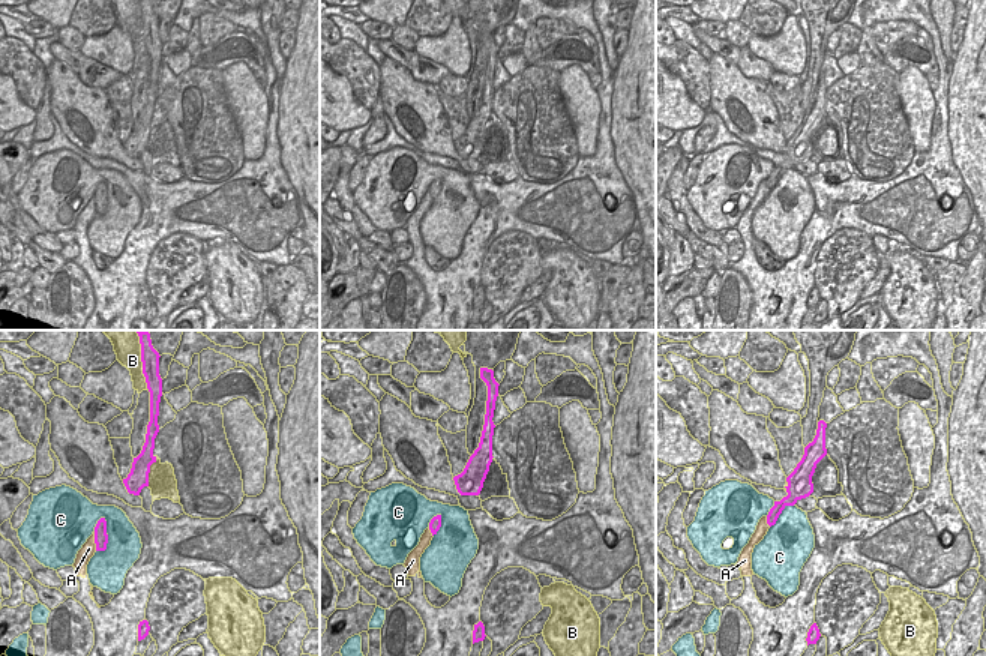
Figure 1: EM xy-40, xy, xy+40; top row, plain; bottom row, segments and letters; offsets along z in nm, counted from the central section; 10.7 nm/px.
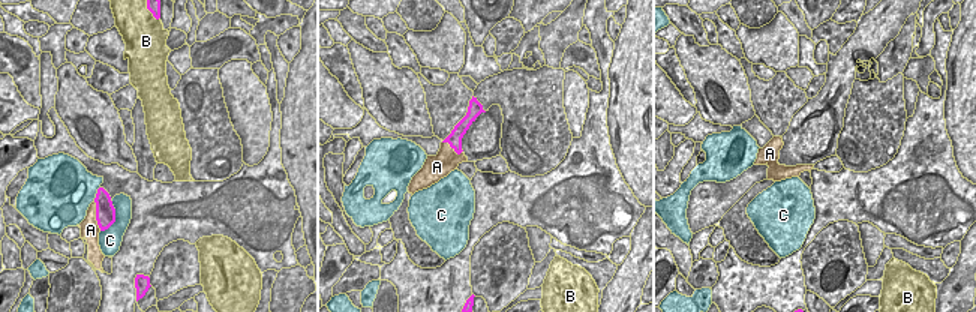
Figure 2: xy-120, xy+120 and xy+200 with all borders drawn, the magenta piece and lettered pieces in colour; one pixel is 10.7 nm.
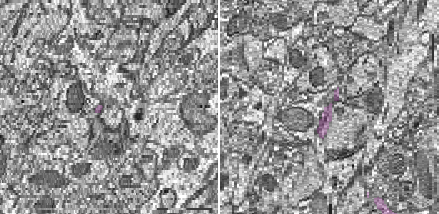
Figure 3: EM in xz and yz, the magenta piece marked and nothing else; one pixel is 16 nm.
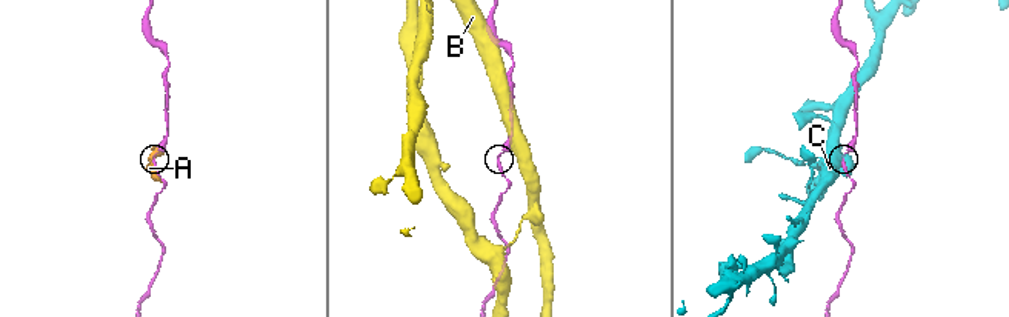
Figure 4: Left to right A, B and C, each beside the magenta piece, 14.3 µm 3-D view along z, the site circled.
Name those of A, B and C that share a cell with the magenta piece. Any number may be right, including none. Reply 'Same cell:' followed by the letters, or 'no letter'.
Same cell: no letter

